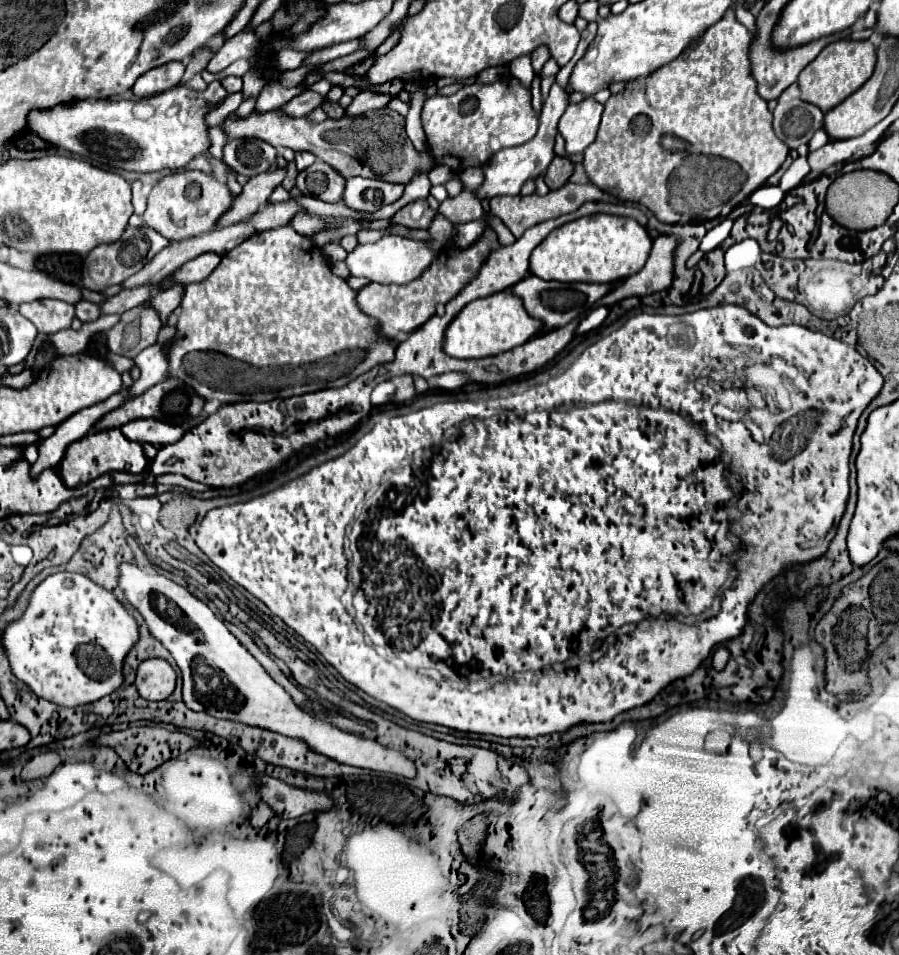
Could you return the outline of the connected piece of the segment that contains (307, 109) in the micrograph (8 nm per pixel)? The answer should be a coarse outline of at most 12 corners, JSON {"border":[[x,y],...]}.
{"border":[[305,90],[283,104],[289,116],[307,116],[325,96]]}

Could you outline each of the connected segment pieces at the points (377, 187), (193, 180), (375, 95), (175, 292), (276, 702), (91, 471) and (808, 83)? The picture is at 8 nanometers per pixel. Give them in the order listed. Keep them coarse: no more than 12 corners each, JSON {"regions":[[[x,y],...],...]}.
{"regions":[[[349,178],[343,202],[375,212],[403,194],[403,184]],[[205,172],[161,178],[145,226],[169,242],[215,230],[227,184]],[[371,90],[357,94],[347,114],[385,108],[395,96]],[[171,286],[149,300],[163,324],[179,306],[183,286]],[[119,586],[183,674],[187,708],[415,778],[375,740],[303,712],[185,586]],[[121,430],[73,442],[59,466],[75,488],[109,472],[139,474],[141,444]],[[833,42],[801,74],[801,98],[829,112],[873,74],[875,44]]]}

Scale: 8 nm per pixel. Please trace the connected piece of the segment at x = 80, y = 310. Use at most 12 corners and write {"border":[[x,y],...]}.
{"border":[[87,300],[75,304],[81,322],[93,322],[101,316],[97,304]]}

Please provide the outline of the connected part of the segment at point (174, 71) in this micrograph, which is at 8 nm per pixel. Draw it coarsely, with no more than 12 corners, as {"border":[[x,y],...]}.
{"border":[[169,62],[139,76],[133,94],[149,98],[181,82],[183,62]]}

